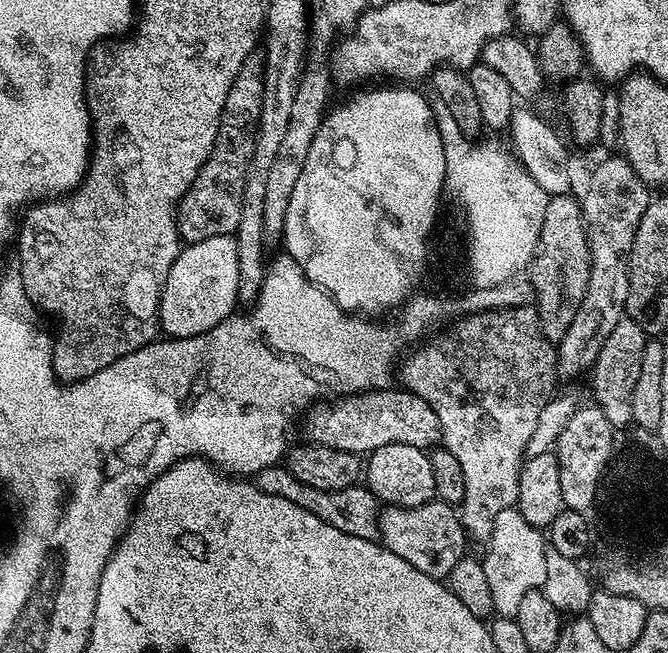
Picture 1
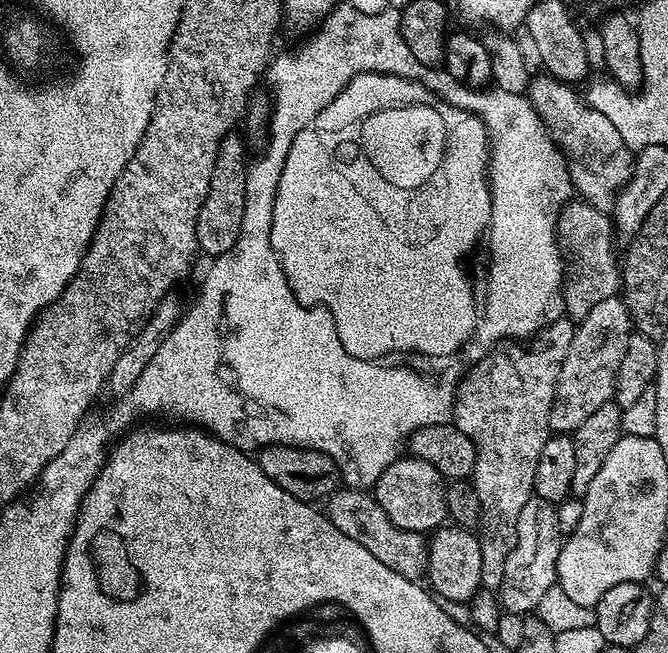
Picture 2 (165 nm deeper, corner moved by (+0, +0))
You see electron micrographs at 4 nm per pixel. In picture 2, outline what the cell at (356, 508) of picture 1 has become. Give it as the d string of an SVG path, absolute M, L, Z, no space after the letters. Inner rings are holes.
M341 487L332 493L326 501L326 515L342 534L354 538L361 546L366 546L378 562L390 566L390 570L398 570L406 578L419 581L428 570L428 542L429 537L423 532L402 530L386 518L386 510L378 506L375 495L371 491L359 488Z

